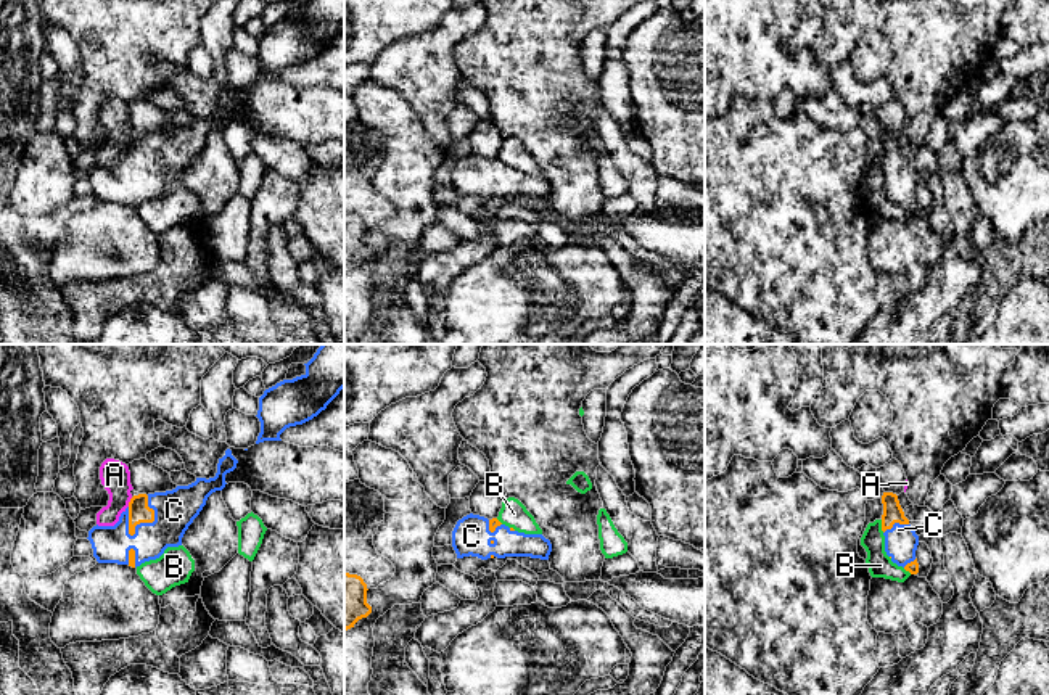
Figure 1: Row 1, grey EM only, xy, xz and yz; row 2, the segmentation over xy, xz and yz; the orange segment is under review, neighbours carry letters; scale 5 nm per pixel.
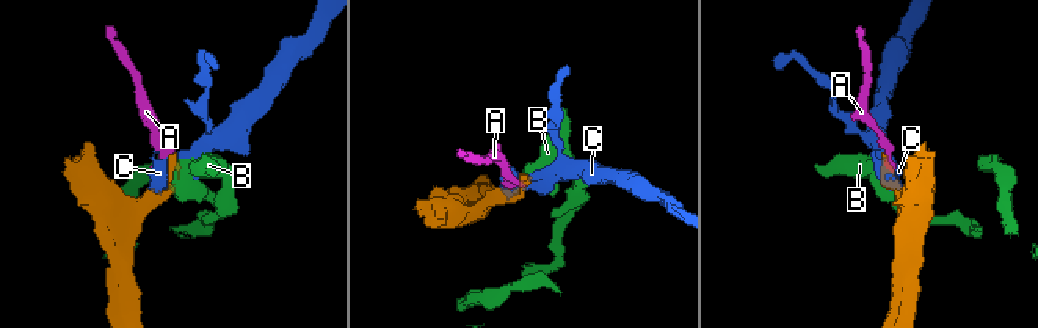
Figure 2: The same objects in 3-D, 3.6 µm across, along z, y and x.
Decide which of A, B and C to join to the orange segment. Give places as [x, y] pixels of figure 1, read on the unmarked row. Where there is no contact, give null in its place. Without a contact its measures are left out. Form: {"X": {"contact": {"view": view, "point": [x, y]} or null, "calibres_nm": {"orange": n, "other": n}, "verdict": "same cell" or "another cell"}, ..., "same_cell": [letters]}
{"A": {"contact": {"view": "xy", "point": [129, 142]}, "calibres_nm": {"orange": 110, "other": 150}, "verdict": "another cell"}, "B": {"contact": {"view": "yz", "point": [882, 166]}, "calibres_nm": {"orange": 100, "other": 120}, "verdict": "another cell"}, "C": {"contact": {"view": "xy", "point": [152, 161]}, "calibres_nm": {"orange": 110, "other": 200}, "verdict": "same cell"}, "same_cell": ["C"]}

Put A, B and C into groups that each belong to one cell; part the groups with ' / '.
A / B / C

